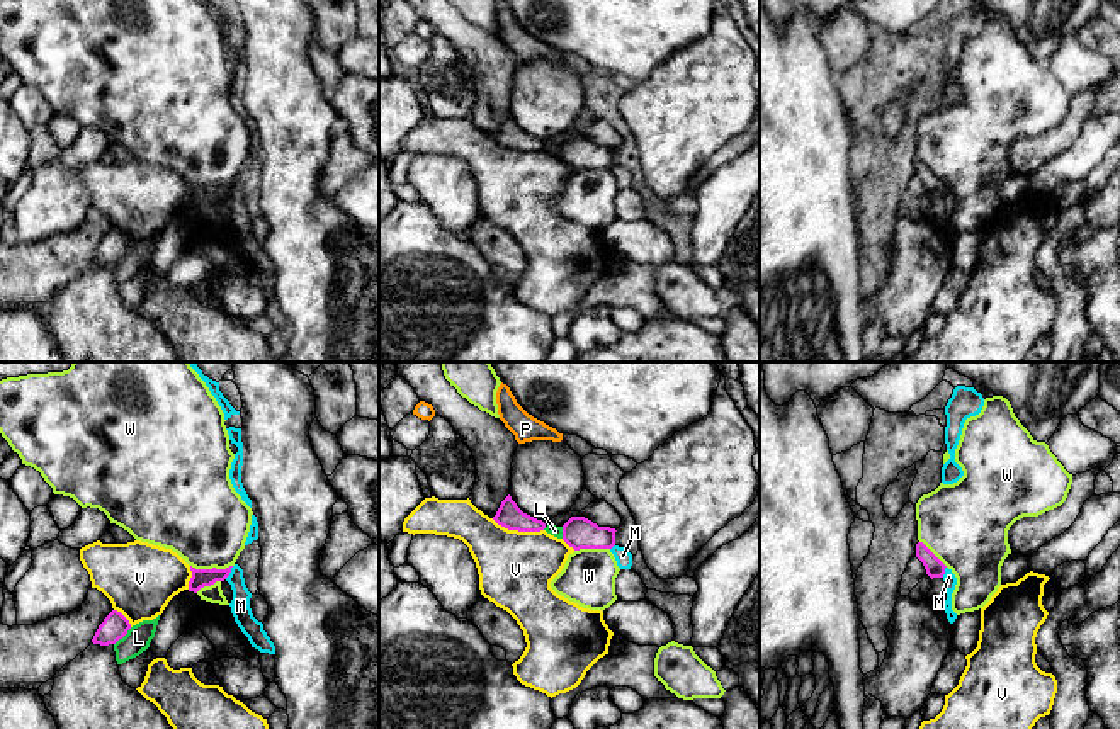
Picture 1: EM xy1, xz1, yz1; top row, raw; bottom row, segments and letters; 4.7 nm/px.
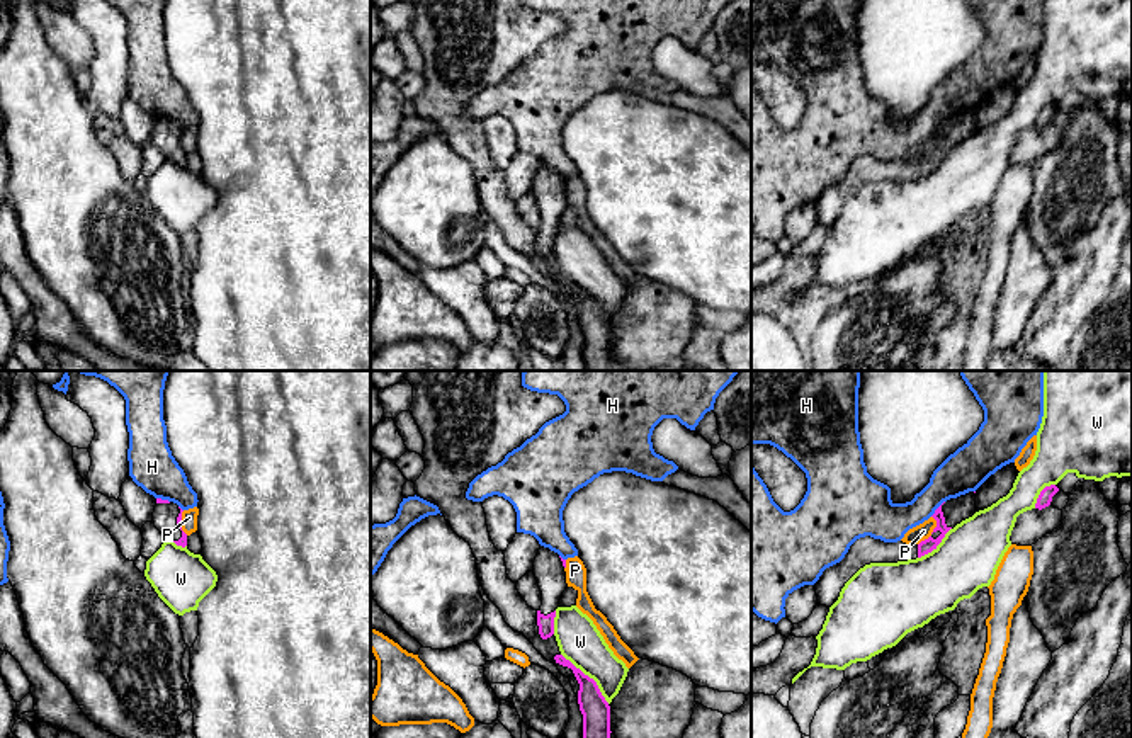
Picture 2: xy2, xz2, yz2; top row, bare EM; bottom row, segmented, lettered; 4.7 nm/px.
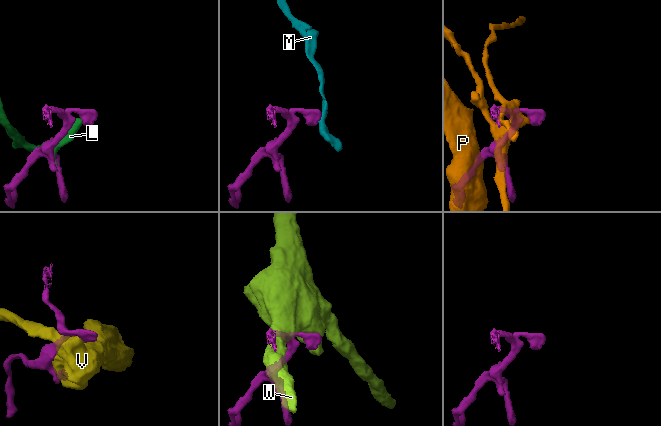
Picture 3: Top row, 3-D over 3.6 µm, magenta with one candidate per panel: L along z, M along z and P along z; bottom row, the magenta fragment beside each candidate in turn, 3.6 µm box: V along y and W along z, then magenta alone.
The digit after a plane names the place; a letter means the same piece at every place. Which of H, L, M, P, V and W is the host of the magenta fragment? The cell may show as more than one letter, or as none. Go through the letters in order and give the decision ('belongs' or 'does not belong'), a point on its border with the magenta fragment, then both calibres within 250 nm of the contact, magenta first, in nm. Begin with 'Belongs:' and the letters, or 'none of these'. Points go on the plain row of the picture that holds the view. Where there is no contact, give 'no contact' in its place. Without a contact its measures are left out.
Belongs: none of these
H: does not belong; contact yz2 (937, 128); calibres 70 and 200 nm
L: does not belong; contact xy1 (123, 255); calibres 120 and 120 nm
M: does not belong; contact xy1 (230, 191); calibres 90 and 100 nm
P: does not belong; contact yz2 (933, 150); calibres 70 and 80 nm
V: does not belong; contact xz1 (517, 148); calibres 120 and 360 nm
W: does not belong; contact xz2 (587, 295); calibres 140 and 200 nm

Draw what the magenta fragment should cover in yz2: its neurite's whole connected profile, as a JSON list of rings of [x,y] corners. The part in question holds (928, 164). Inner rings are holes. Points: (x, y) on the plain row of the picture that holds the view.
[[[969,111],[957,117],[943,121],[931,134],[937,139],[937,146],[931,155],[920,163],[884,162],[870,155],[857,158],[845,177],[826,187],[819,199],[814,202],[818,223],[831,226],[845,202],[865,184],[870,182],[897,182],[921,177],[942,162],[945,153],[962,139],[976,133],[976,111]]]

